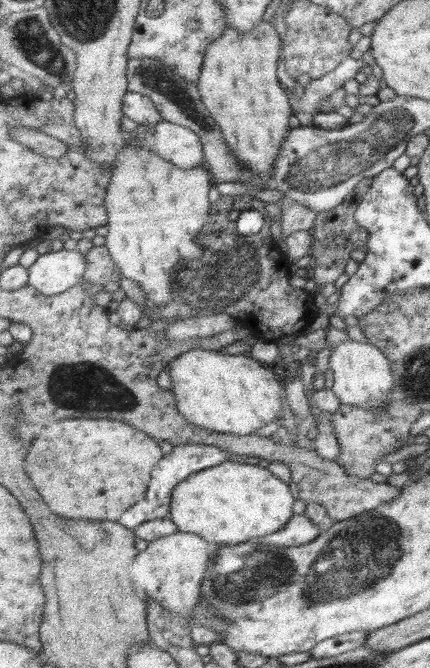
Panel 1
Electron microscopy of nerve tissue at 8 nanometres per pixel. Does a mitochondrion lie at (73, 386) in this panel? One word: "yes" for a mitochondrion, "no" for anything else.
yes

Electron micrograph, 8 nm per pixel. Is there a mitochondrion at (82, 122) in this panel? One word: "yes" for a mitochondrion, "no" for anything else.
no

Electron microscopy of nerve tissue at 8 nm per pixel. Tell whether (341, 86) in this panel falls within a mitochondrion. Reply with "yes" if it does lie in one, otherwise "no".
no

